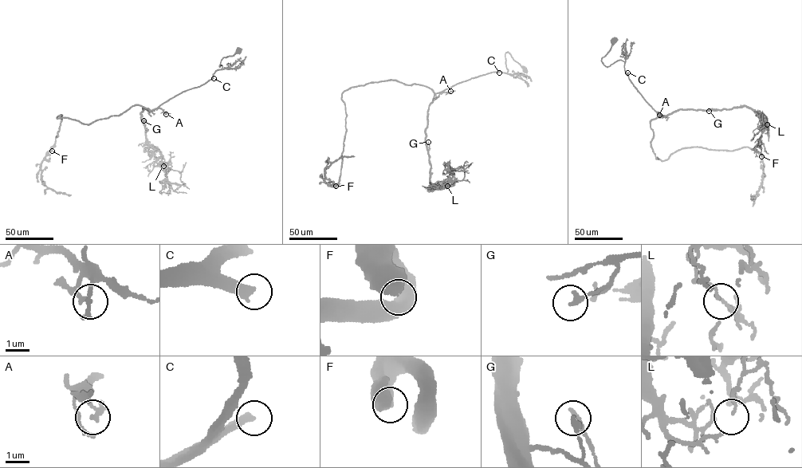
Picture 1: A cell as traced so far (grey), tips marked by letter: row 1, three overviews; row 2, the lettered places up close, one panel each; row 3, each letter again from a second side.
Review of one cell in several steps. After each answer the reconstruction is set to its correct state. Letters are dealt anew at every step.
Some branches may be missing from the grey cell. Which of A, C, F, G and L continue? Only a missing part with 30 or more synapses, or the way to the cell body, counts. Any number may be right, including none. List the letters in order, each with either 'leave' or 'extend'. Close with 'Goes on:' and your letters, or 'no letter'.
A: leave
C: extend
F: leave
G: leave
L: leave
Goes on: C

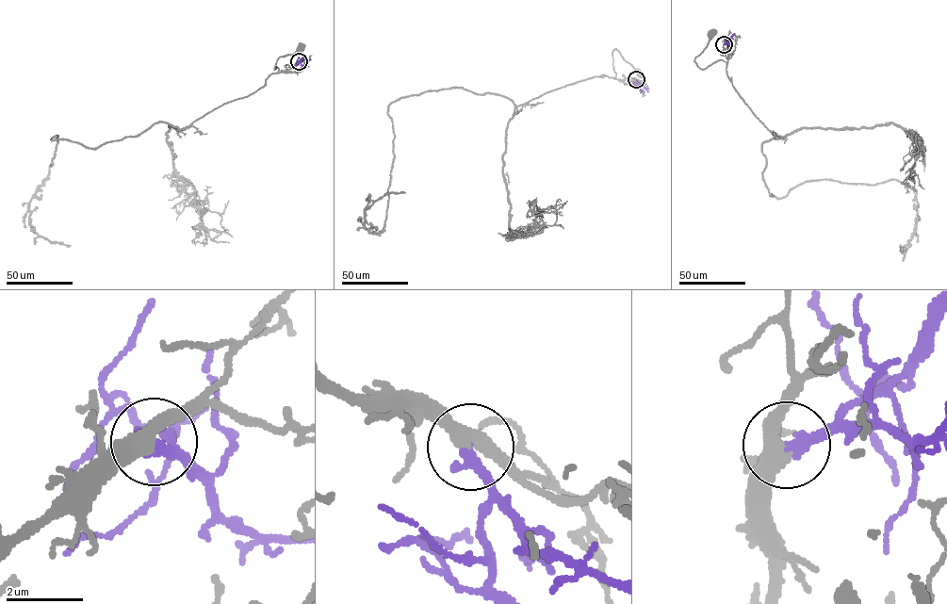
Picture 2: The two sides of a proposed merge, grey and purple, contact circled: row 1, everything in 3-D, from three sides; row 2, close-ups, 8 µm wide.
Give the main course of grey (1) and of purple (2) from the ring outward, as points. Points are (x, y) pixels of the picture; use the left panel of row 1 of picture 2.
1: (299, 62), (285, 73), (278, 73), (276, 66), (274, 69), (279, 57), (293, 54), (301, 45)
2: (299, 62), (303, 65), (311, 59)

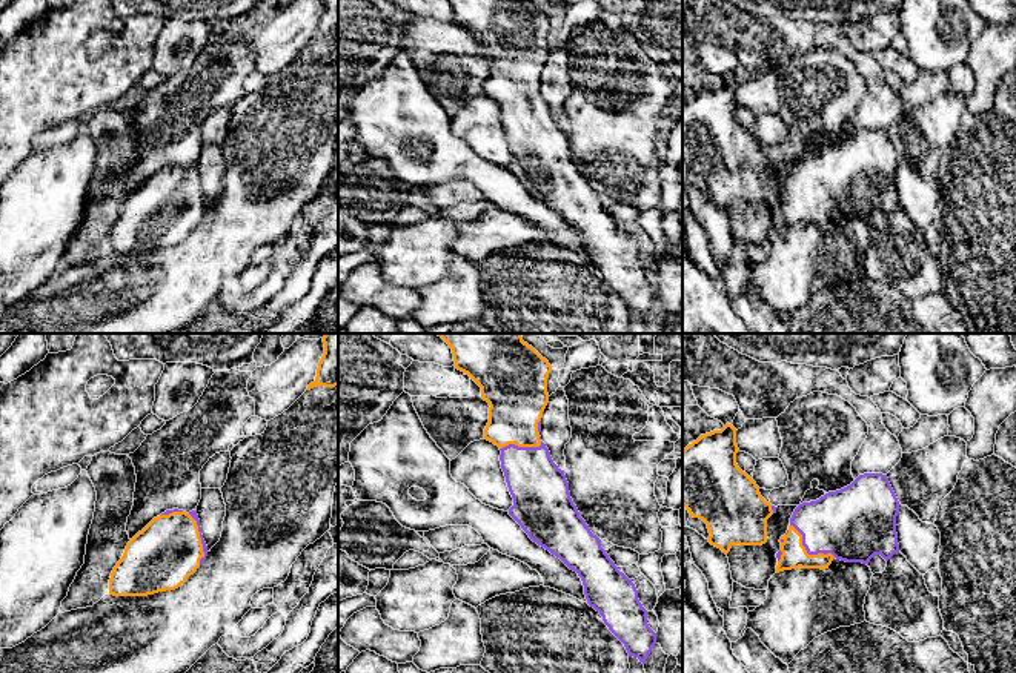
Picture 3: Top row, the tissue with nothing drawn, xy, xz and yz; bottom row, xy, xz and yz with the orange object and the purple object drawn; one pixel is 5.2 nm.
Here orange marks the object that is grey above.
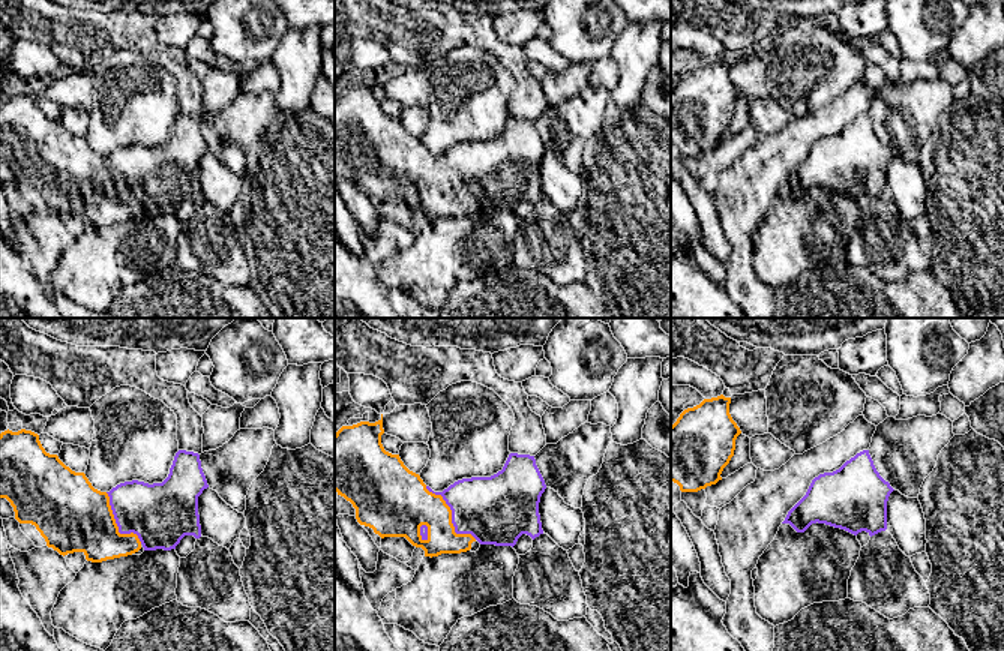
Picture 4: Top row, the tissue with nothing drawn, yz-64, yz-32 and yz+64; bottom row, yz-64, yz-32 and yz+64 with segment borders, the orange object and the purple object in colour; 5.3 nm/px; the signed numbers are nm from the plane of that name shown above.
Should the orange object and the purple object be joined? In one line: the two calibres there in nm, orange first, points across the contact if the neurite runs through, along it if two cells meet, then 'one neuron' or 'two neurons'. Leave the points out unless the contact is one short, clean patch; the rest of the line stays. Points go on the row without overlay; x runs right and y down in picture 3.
130 nm thick on the orange side, 340 nm on the other; one neuron

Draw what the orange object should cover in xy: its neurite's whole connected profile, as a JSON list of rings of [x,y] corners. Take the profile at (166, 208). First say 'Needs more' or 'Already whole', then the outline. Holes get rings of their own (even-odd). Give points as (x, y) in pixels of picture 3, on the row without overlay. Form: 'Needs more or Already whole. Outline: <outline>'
Needs more. Outline: [[[166,166],[128,198],[111,229],[109,250],[148,252],[175,246],[206,212],[197,166]]]

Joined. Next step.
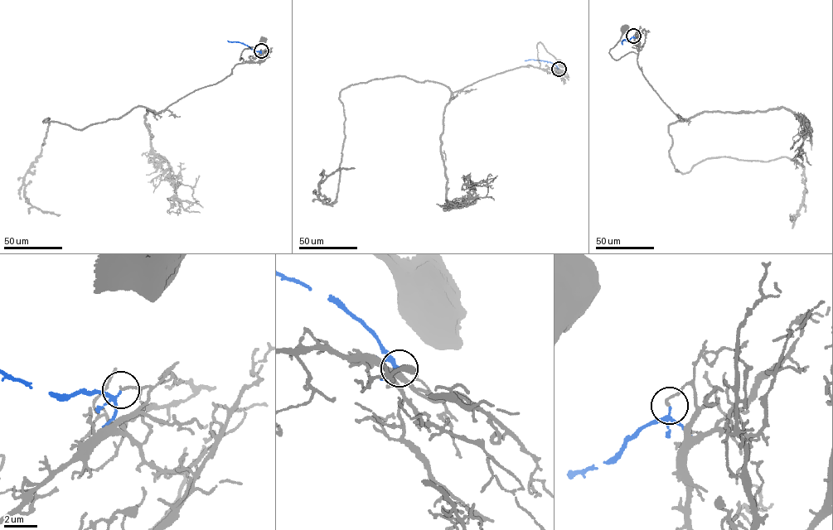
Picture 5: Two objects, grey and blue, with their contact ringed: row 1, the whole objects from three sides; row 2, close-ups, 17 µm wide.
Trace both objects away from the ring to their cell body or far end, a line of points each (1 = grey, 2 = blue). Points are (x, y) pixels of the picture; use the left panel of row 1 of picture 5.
1: (261, 50), (263, 51), (249, 63), (243, 63), (241, 57), (239, 60), (244, 50), (256, 46), (263, 39)
2: (261, 50), (227, 40)

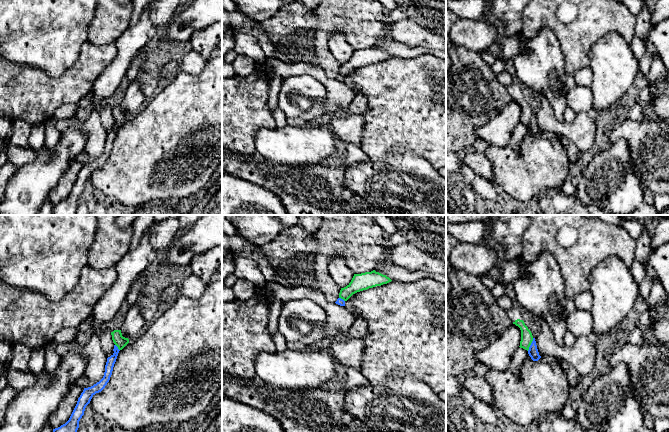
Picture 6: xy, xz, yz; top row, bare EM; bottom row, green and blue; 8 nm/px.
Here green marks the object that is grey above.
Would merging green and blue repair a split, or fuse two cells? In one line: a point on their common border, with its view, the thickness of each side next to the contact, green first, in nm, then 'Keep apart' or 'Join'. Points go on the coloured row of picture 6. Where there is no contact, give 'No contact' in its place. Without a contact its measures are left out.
Touches green at yz (530, 344). Thickness 100 nm (green) against 80 nm. Keep apart

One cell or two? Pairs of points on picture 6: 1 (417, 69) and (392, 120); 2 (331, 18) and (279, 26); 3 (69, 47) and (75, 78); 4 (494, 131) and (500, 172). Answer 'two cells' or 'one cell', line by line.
1: one cell
2: one cell
3: two cells
4: two cells

